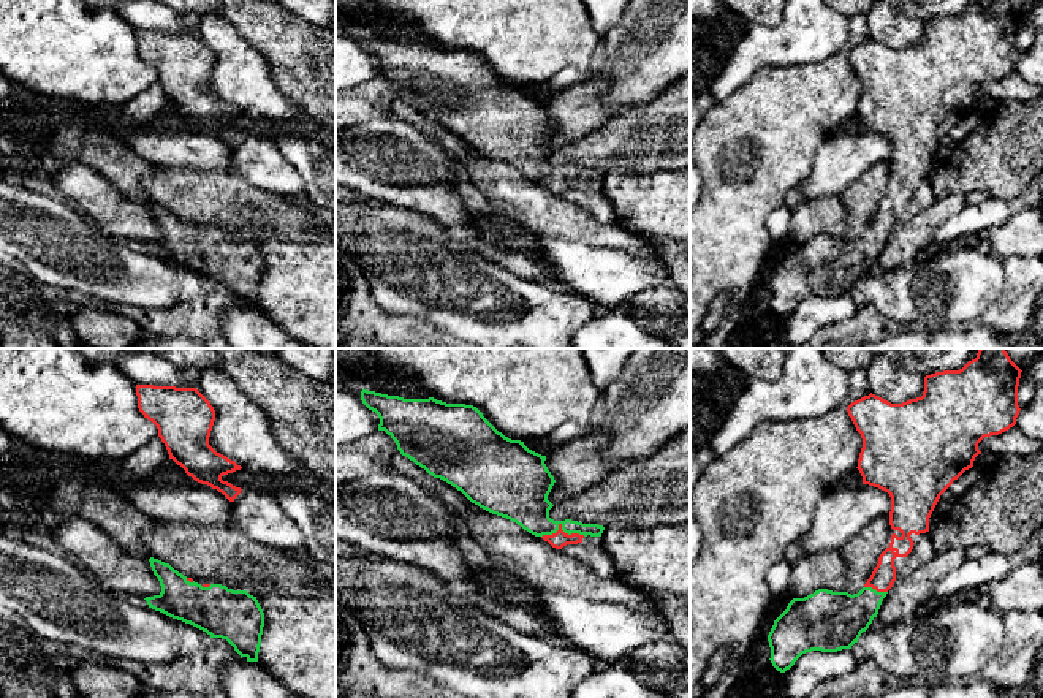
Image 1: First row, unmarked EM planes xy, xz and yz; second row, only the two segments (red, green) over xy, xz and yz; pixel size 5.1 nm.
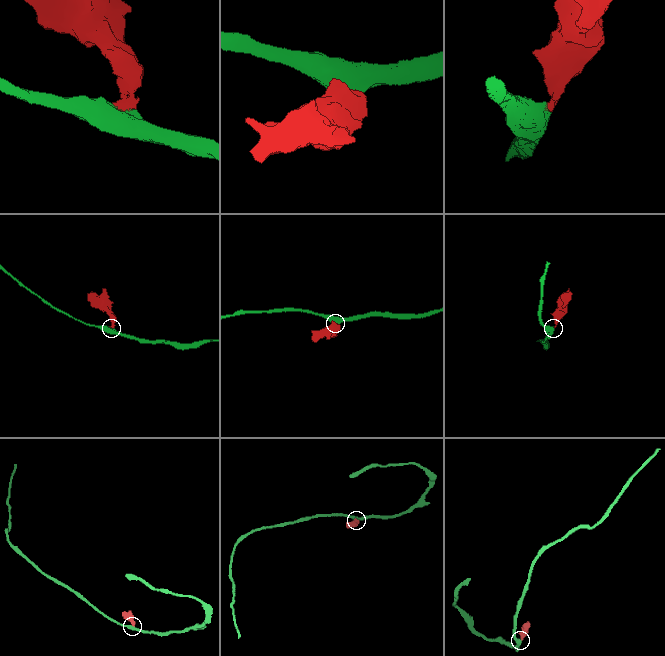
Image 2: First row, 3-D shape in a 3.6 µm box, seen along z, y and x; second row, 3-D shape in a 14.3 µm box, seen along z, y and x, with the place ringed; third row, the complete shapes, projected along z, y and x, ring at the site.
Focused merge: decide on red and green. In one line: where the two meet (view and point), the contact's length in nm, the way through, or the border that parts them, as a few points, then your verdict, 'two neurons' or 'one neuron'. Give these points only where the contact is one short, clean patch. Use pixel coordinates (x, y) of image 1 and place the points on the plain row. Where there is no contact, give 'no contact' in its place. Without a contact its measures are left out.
contact xz (562, 176); length 220 nm; way xz (557, 185), (562, 176), (553, 174), (524, 146); one neuron

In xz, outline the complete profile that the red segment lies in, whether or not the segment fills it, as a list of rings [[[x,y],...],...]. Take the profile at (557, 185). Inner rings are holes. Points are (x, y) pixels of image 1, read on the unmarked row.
[[[367,35],[361,36],[361,46],[378,60],[378,76],[385,76],[396,87],[402,101],[461,136],[480,154],[516,168],[556,195],[582,188],[587,180],[601,182],[603,171],[549,163],[554,150],[548,141],[556,125],[544,109],[546,101],[529,95],[521,85],[505,82],[476,52],[446,49],[434,43],[404,44]]]

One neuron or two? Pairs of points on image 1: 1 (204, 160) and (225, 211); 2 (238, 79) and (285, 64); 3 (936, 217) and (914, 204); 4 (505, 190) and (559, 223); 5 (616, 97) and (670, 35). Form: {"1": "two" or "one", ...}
{"1": "two", "2": "two", "3": "two", "4": "one", "5": "one"}

